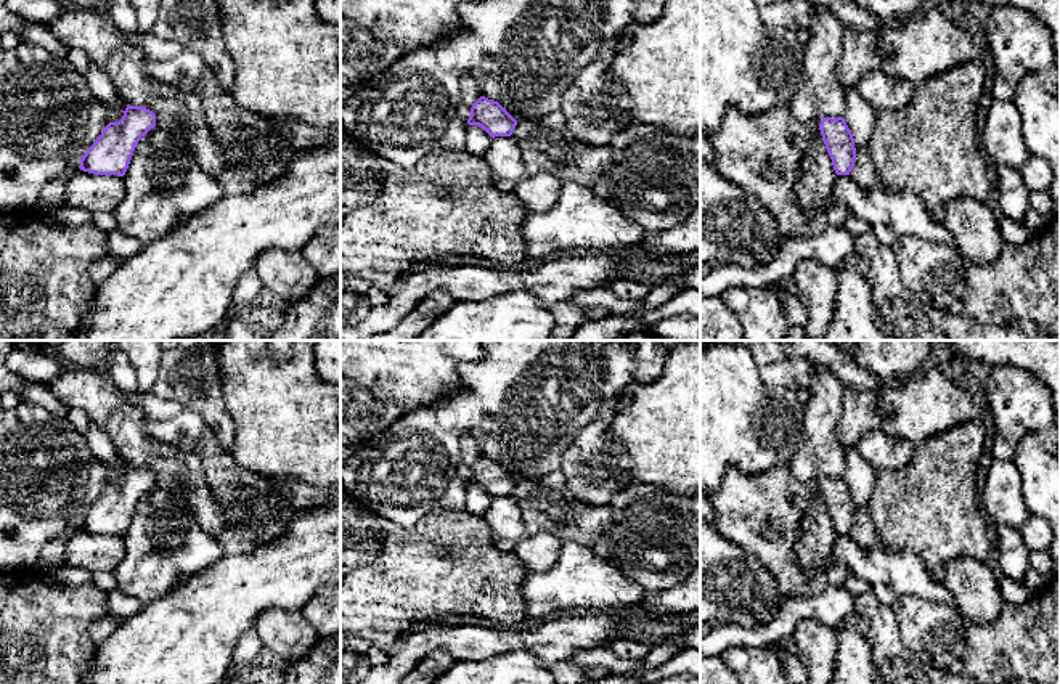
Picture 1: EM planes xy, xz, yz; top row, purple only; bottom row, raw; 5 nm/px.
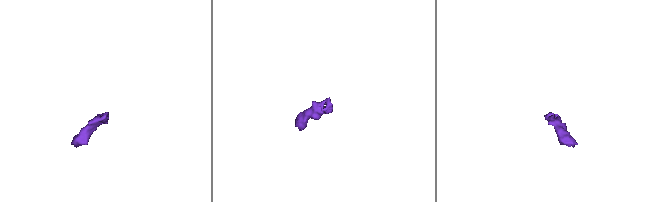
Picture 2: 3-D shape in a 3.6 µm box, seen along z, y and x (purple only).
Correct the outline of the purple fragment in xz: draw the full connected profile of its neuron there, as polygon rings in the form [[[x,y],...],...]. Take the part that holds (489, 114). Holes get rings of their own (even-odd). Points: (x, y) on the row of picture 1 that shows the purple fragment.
[[[480,96],[471,108],[467,124],[482,127],[495,138],[511,136],[517,120],[498,101]]]

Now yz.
[[[824,117],[819,124],[819,130],[835,173],[850,175],[856,161],[856,148],[853,133],[845,119]]]

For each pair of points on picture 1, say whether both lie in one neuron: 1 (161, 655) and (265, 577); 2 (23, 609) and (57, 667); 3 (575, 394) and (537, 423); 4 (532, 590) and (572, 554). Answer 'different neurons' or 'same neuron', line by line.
1: same neuron
2: same neuron
3: same neuron
4: same neuron

